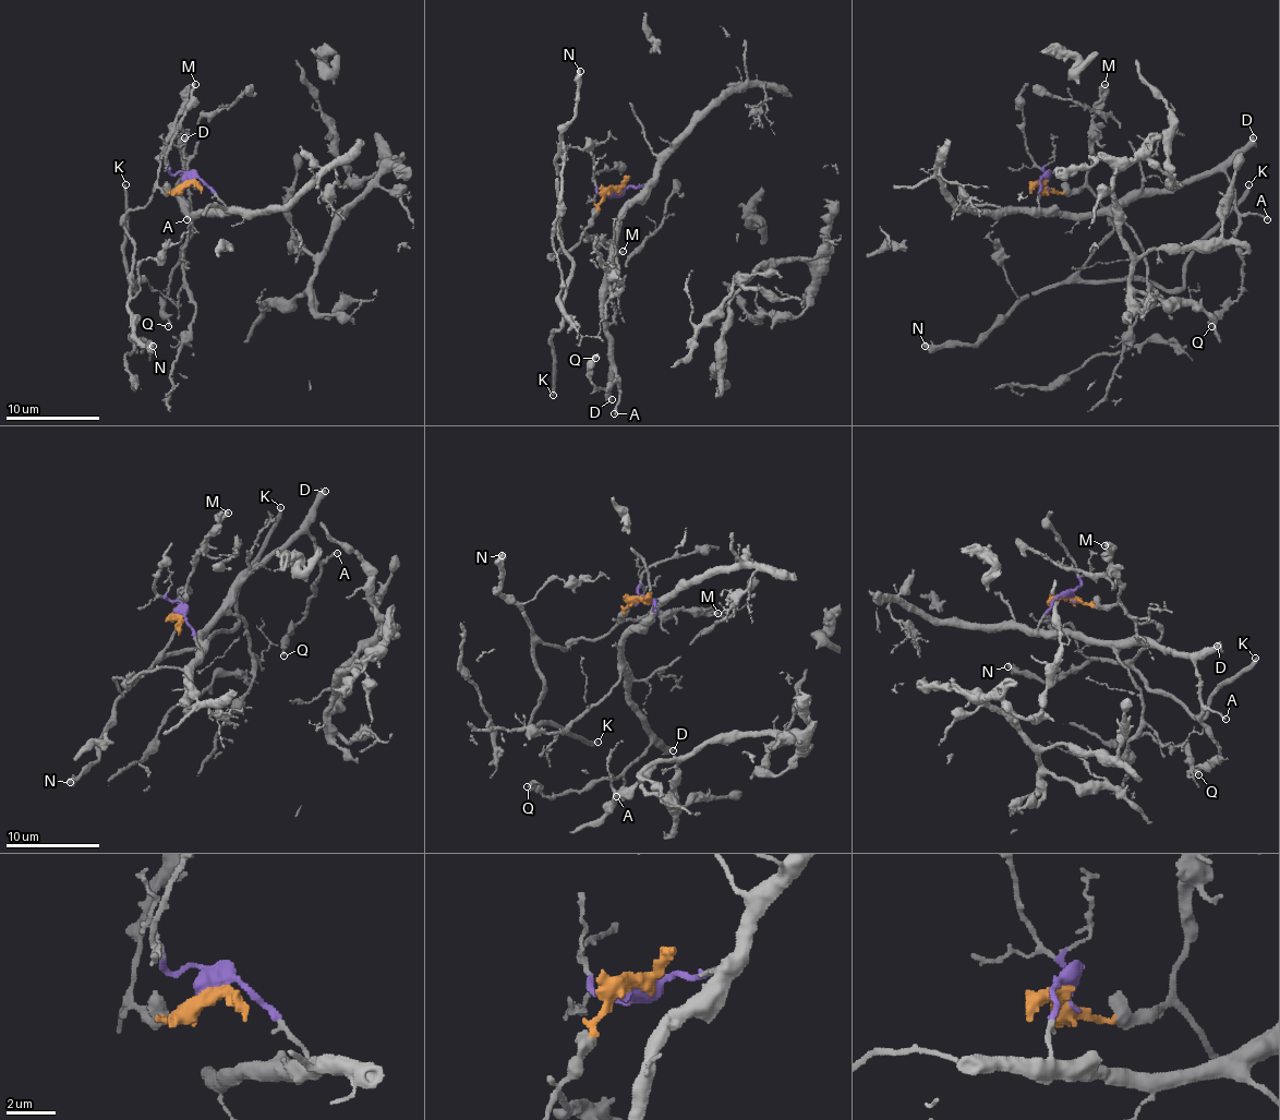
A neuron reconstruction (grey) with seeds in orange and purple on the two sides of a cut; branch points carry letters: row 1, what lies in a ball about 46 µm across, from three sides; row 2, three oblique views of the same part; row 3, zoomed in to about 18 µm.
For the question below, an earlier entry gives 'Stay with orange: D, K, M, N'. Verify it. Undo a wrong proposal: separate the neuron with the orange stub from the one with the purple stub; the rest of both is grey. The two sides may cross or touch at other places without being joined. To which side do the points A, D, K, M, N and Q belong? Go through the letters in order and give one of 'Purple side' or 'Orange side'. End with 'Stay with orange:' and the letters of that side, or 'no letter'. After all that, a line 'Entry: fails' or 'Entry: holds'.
A: Purple side
D: Purple side
K: Orange side
M: Orange side
N: Orange side
Q: Purple side
Stay with orange: K, M, N
Entry: fails

